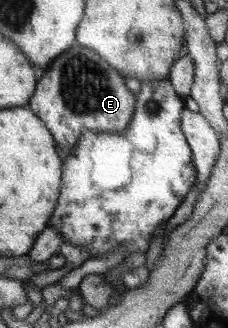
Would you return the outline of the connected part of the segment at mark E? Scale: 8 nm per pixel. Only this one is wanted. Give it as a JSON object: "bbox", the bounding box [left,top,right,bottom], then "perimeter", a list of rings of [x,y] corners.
{"bbox":[28,42,136,153],"perimeter":[[[74,42],[62,55],[52,59],[52,65],[42,71],[37,79],[36,91],[28,101],[30,109],[41,119],[50,130],[55,141],[65,153],[72,152],[76,140],[80,138],[82,130],[98,133],[125,132],[130,126],[132,114],[136,109],[136,94],[126,85],[126,78],[119,71],[114,71],[95,51]]]}

